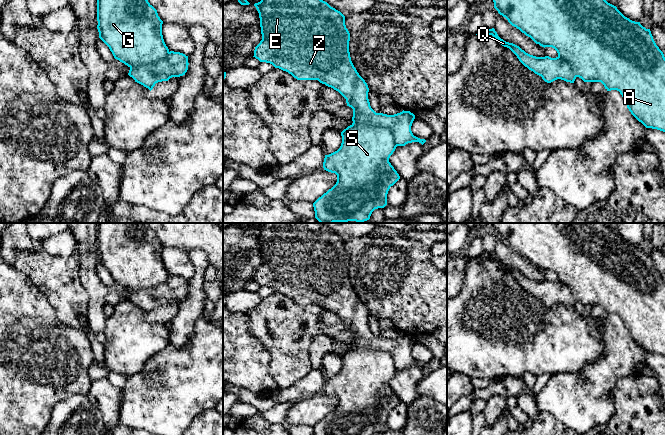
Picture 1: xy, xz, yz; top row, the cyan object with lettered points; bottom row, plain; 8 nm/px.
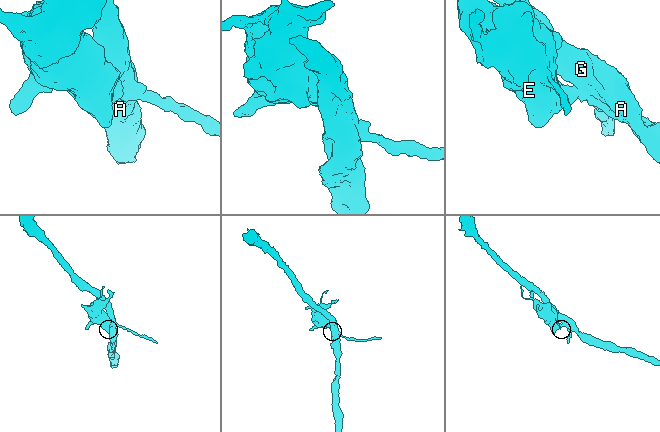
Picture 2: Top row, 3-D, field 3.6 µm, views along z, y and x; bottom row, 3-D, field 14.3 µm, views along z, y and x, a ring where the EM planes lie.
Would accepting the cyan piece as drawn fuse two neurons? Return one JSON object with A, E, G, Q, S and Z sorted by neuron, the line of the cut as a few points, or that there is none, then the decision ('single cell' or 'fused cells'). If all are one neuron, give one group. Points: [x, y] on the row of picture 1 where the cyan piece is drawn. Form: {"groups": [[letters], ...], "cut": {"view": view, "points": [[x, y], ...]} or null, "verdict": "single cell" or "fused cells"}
{"groups": [["A", "G", "S"], ["E", "Q", "Z"]], "cut": {"view": "xz", "points": [[353, 121], [386, 126], [391, 131], [396, 146]]}, "verdict": "fused cells"}

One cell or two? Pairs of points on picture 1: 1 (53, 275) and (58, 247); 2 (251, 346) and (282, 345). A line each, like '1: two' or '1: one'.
1: two
2: two

